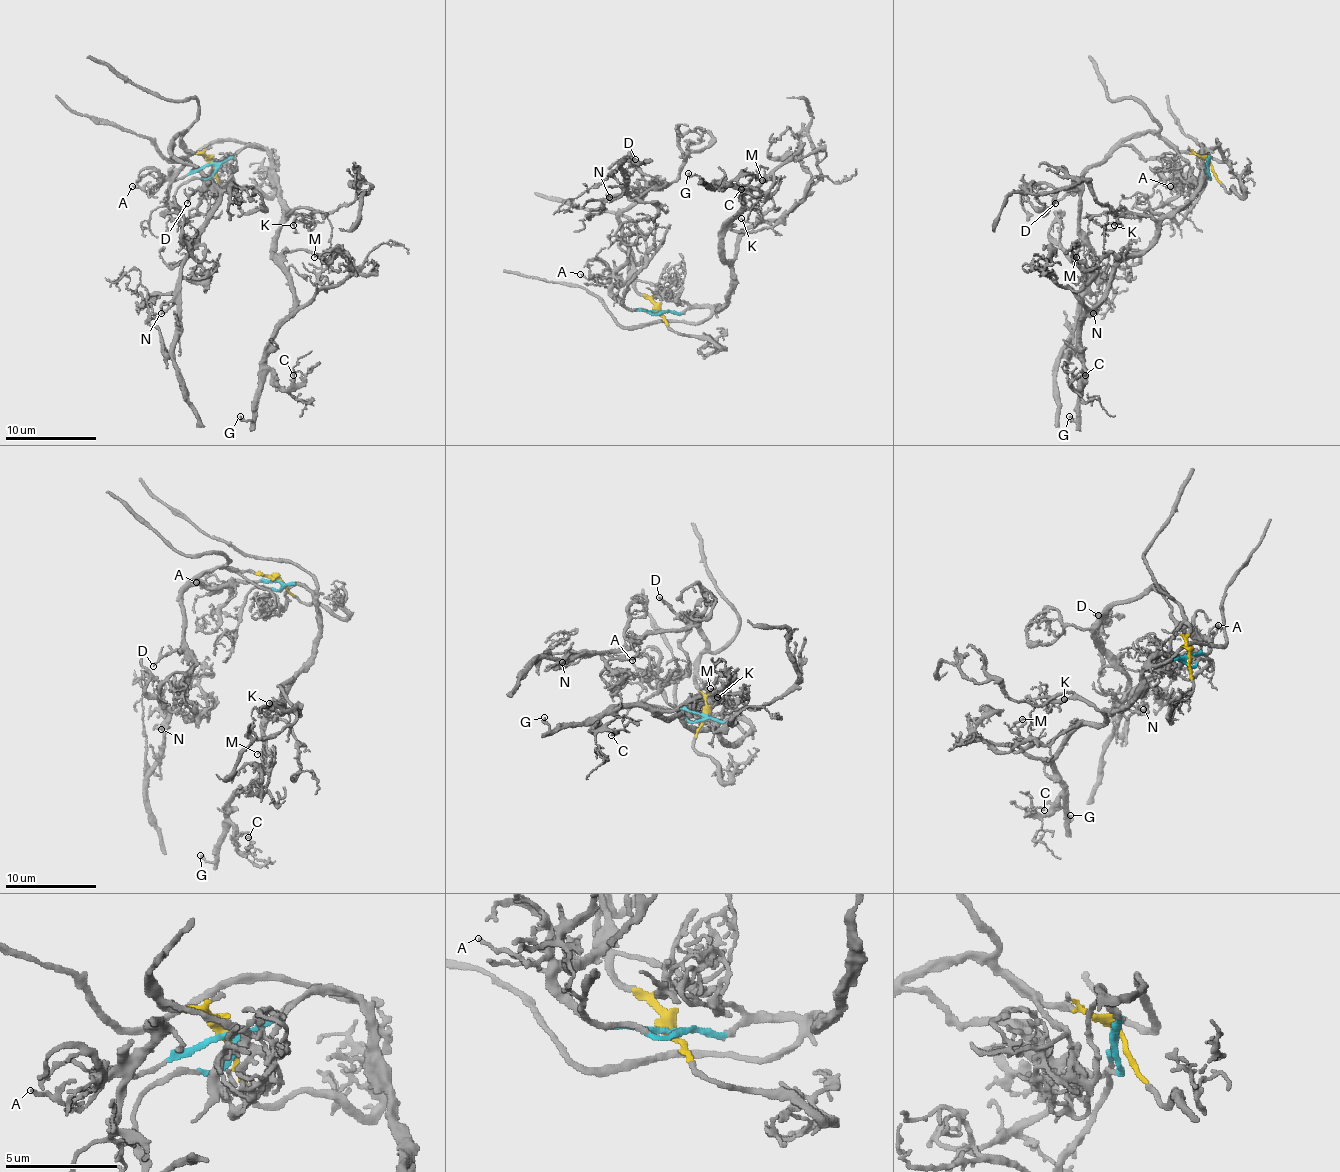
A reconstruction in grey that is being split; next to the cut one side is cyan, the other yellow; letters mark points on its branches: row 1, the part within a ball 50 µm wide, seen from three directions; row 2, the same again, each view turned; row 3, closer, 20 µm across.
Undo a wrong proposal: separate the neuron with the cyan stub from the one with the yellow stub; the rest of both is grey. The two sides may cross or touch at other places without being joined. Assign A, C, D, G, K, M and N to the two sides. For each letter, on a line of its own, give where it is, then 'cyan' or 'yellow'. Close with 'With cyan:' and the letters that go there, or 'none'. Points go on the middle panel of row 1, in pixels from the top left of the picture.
A: at (580, 274); cyan
C: at (741, 189); cyan
D: at (635, 159); yellow
G: at (688, 173); cyan
K: at (741, 218); cyan
M: at (762, 180); cyan
N: at (609, 197); yellow
With cyan: A, C, G, K, M

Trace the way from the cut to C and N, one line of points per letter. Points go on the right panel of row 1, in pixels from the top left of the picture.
C: (1209, 163), (1202, 147), (1202, 184), (1154, 241), (1115, 269), (1081, 324), (1083, 370), (1072, 386), (1086, 374)
N: (1209, 163), (1154, 134), (1138, 134), (1086, 173), (1081, 239), (1092, 262), (1083, 296), (1095, 308), (1092, 312)

